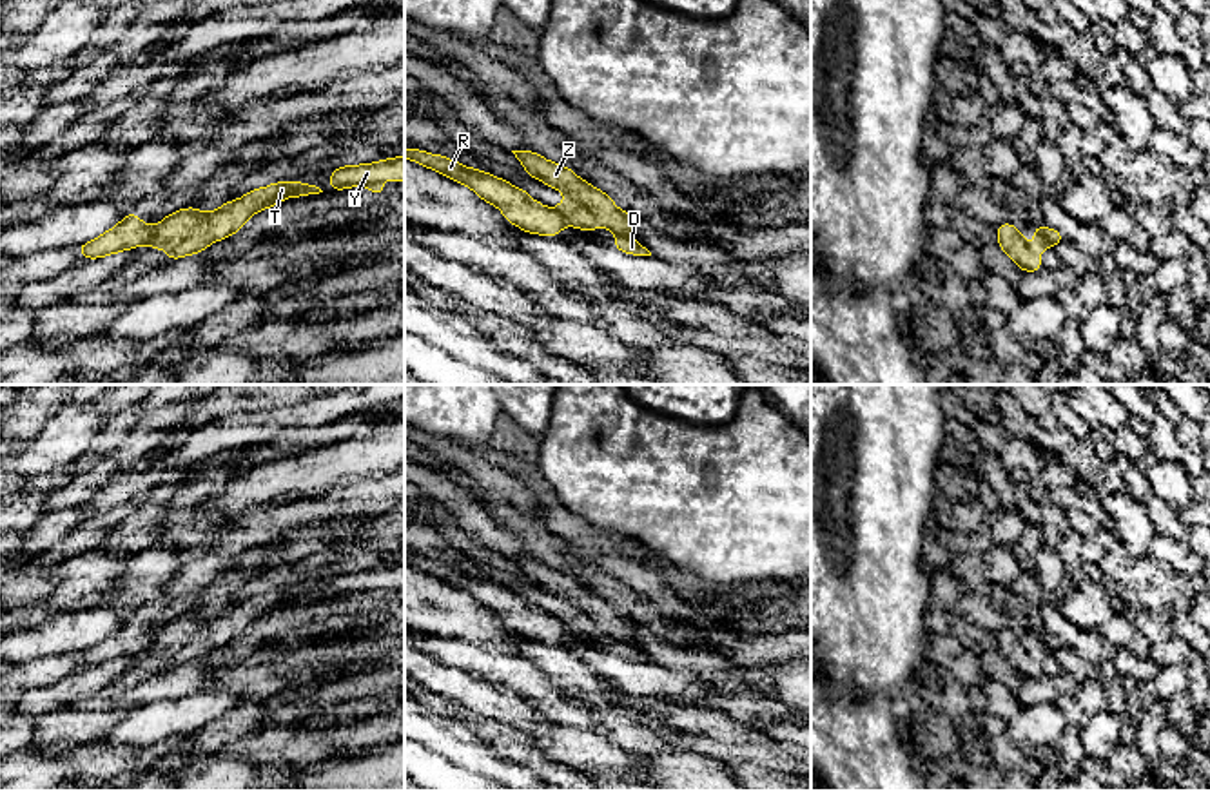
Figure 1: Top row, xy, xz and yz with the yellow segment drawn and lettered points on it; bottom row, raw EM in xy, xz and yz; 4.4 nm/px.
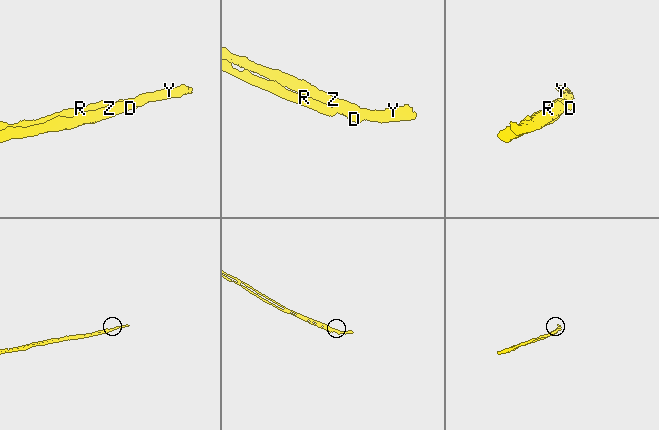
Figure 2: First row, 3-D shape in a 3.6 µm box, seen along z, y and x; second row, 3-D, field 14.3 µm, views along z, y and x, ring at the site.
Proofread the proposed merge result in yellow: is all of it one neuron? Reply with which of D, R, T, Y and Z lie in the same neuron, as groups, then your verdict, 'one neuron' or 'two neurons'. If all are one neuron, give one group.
groups D T Y Z / R; two neurons

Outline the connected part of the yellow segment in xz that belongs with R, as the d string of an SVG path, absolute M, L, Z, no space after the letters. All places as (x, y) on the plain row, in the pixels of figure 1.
M414 553L405 555L405 564L470 593L483 608L495 611L508 630L528 640L553 644L568 630L557 617L532 606L528 597L481 575L464 573L443 561L430 561Z

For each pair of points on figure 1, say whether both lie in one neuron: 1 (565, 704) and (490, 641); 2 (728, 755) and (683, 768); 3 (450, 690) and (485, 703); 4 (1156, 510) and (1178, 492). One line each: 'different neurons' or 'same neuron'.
1: different neurons
2: different neurons
3: same neuron
4: different neurons

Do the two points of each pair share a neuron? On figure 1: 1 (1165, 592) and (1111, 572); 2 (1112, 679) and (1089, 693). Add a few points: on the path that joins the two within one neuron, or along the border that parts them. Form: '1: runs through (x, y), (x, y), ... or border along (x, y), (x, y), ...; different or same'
1: runs through (1152, 586), (1134, 583), (1123, 576); same
2: border along (1098, 679), (1109, 708); different

